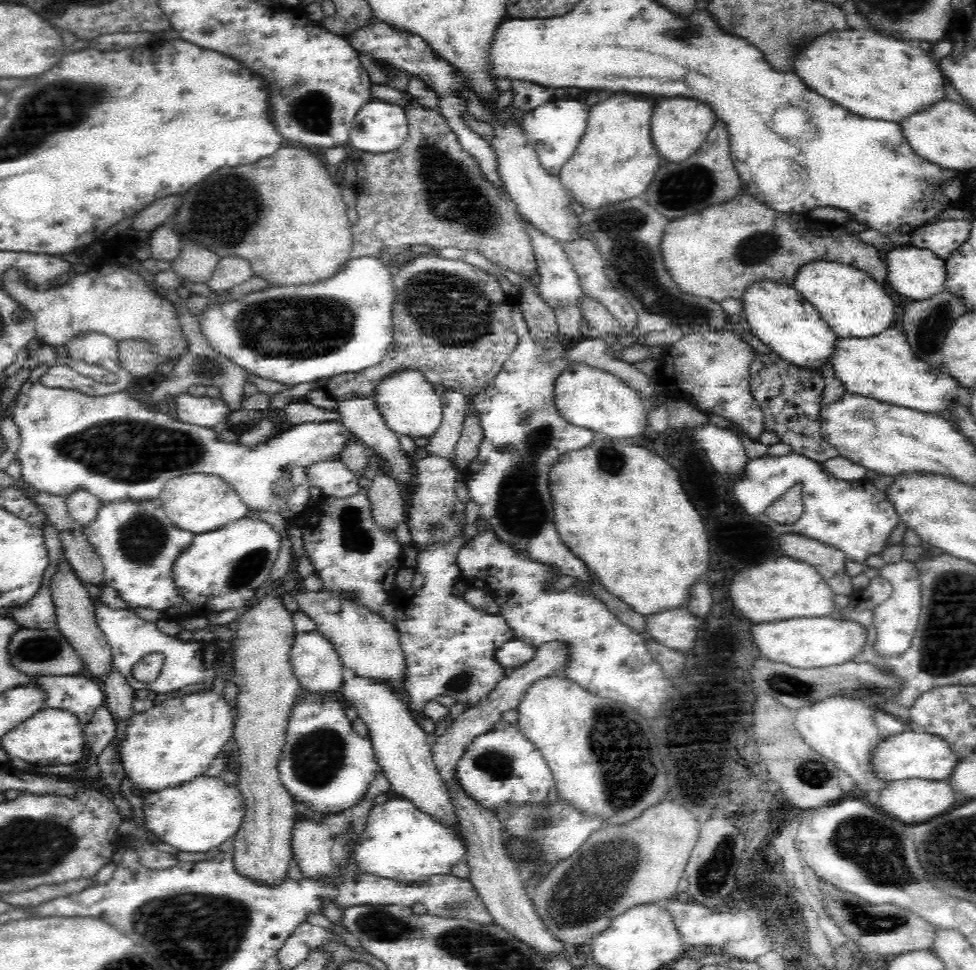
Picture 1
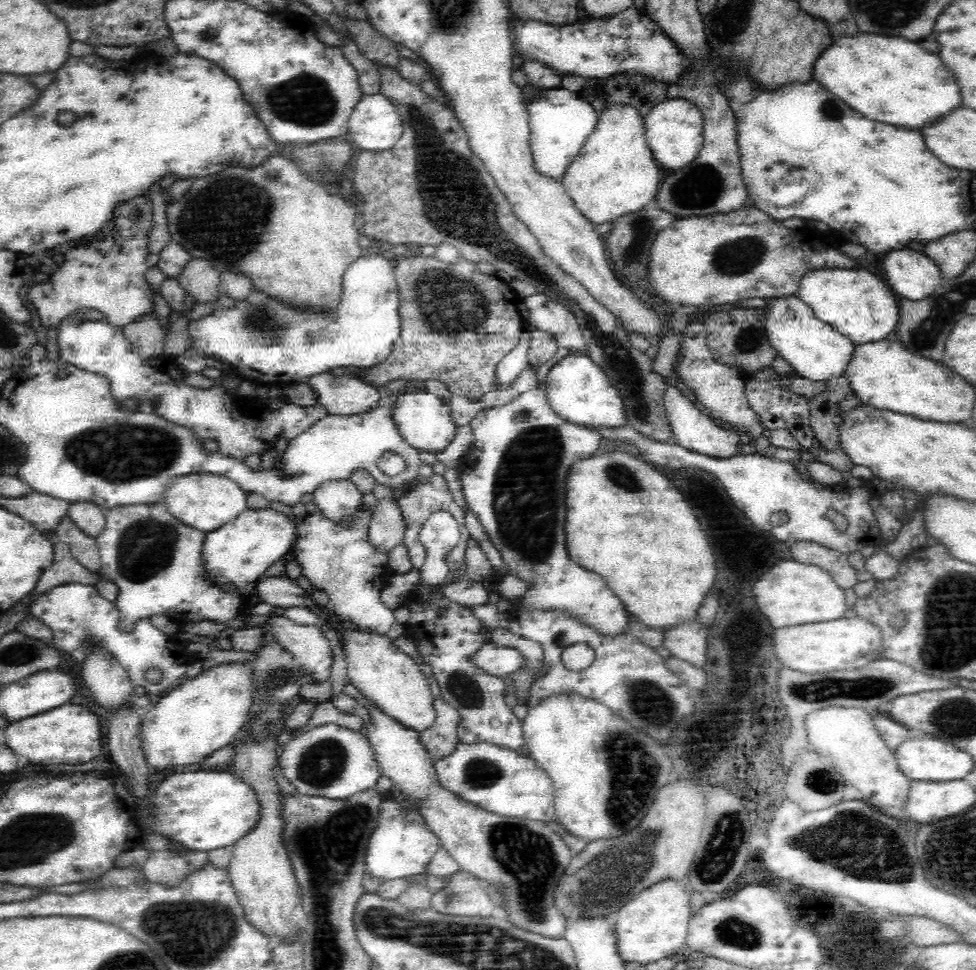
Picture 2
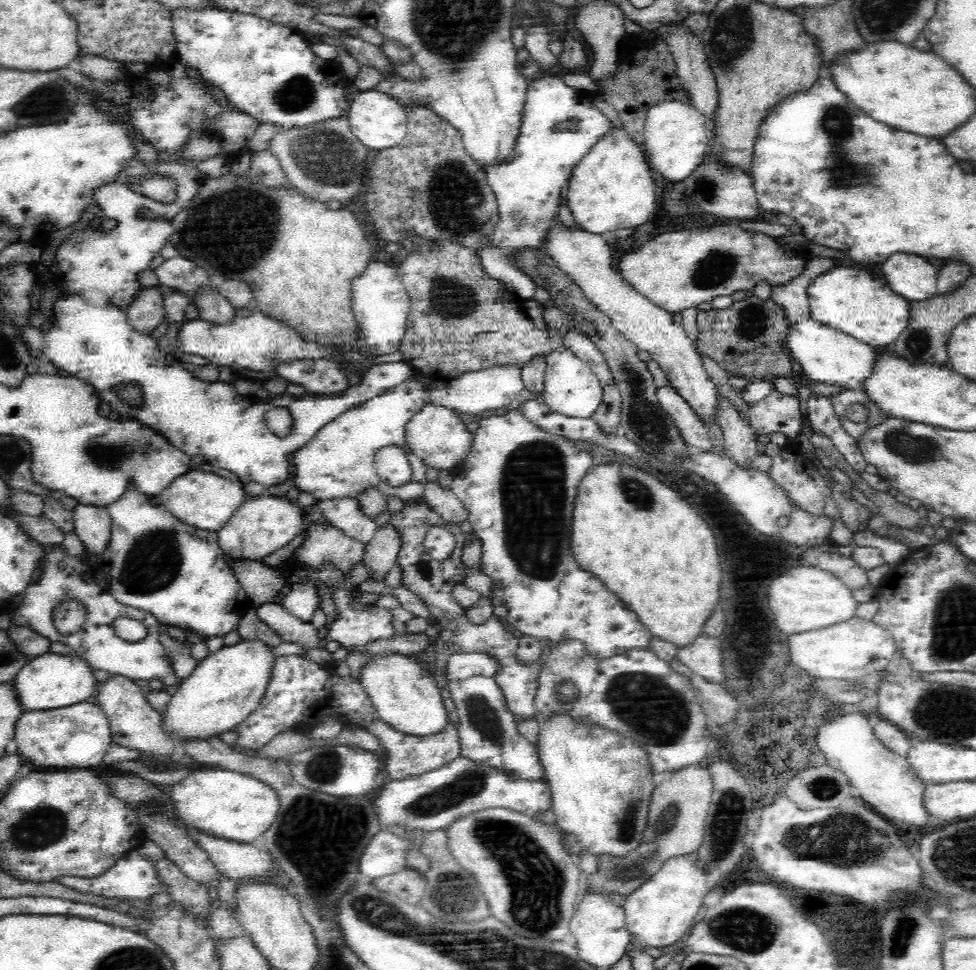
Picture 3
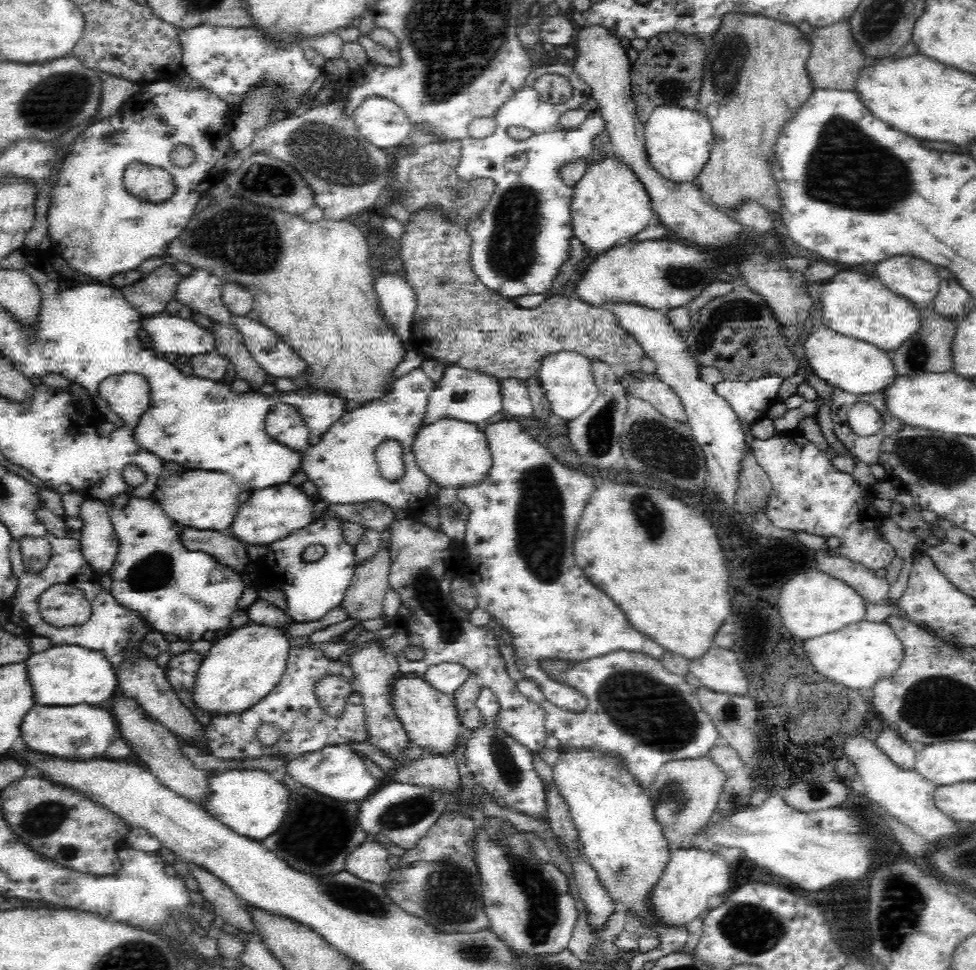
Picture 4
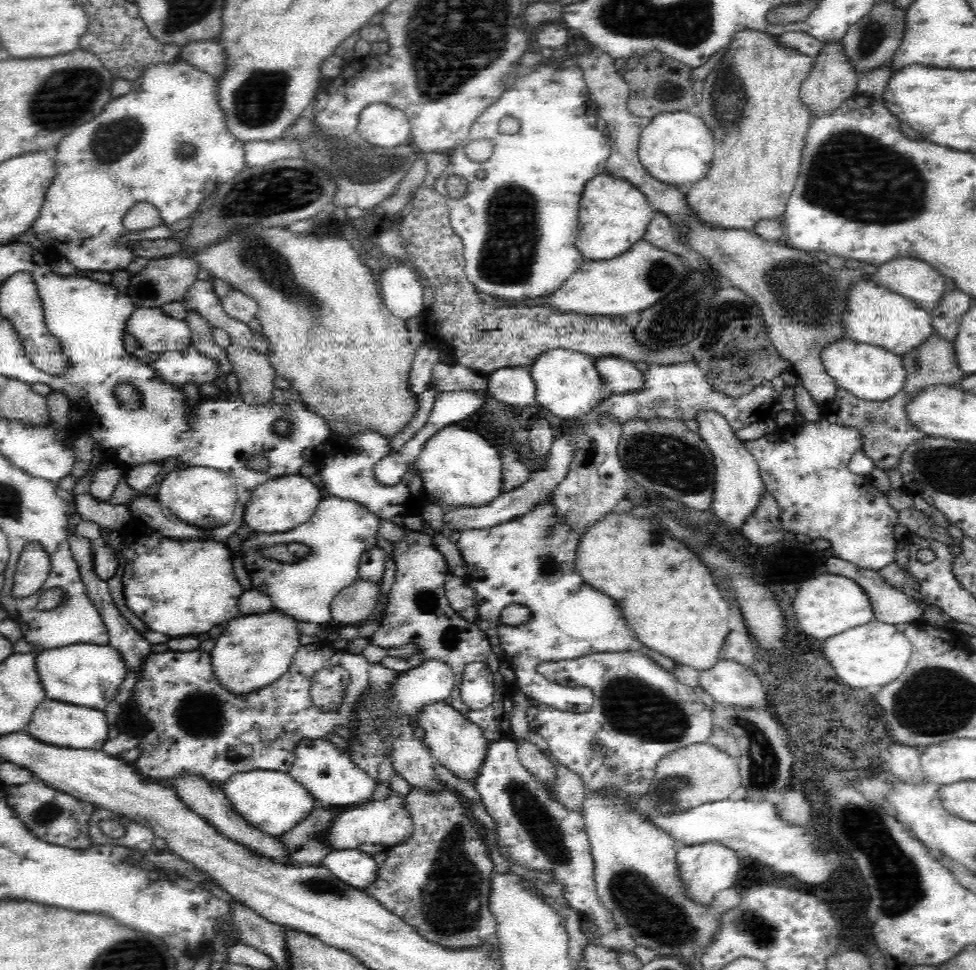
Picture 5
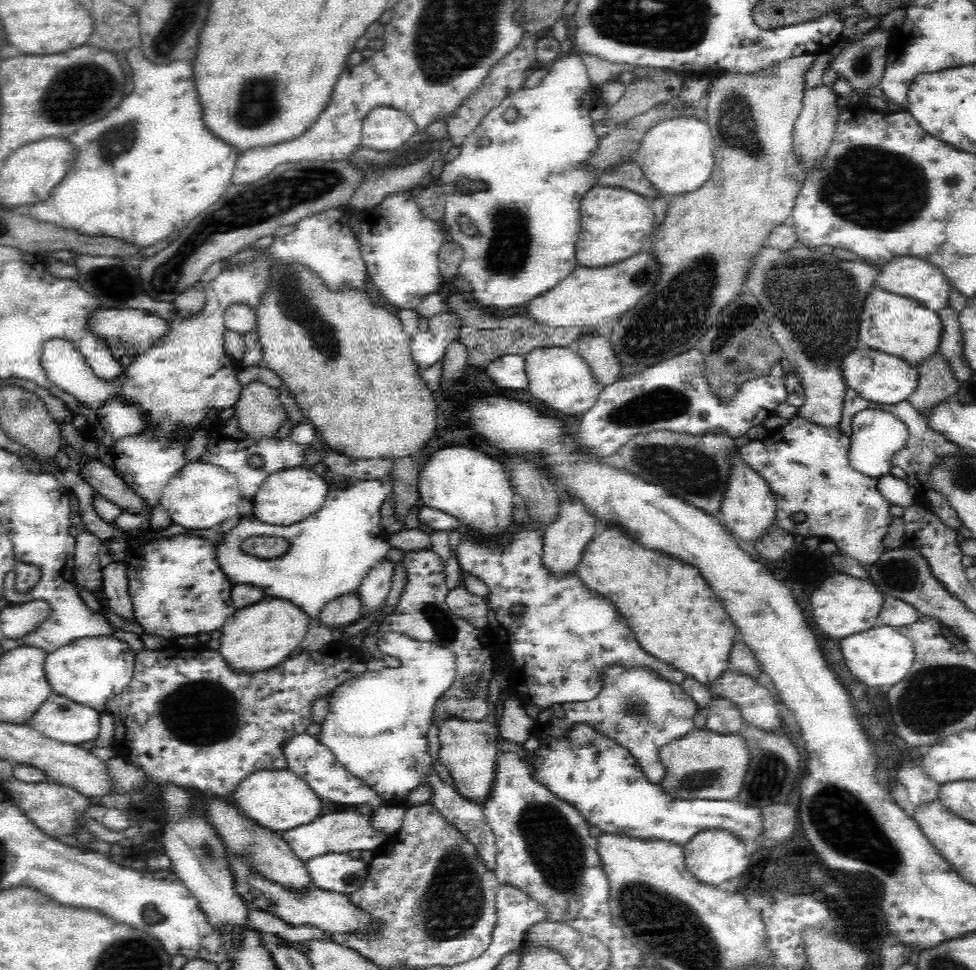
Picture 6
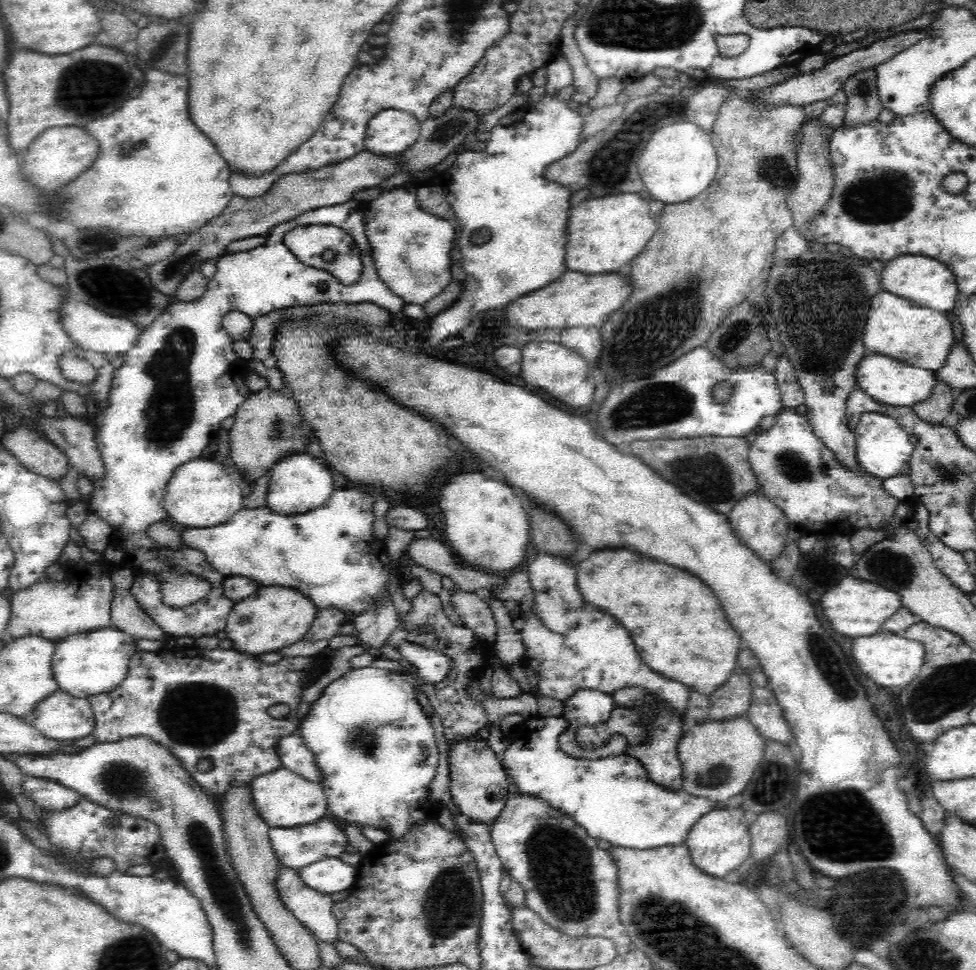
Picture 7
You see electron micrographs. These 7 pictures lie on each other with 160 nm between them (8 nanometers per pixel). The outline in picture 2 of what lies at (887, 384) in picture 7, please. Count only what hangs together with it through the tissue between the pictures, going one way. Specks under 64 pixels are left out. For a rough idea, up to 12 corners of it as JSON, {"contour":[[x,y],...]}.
{"contour":[[796,294],[767,297],[770,346],[808,380],[844,375],[855,344]]}

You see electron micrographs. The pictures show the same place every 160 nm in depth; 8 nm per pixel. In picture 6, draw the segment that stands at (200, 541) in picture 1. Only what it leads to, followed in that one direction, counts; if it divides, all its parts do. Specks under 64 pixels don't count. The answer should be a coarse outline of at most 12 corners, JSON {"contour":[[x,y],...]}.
{"contour":[[310,464],[274,472],[251,516],[292,526],[320,510],[328,484]]}

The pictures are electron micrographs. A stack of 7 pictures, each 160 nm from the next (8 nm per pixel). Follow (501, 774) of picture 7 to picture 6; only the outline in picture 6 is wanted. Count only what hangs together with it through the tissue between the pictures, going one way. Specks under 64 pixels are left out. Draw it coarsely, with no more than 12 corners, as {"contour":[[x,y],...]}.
{"contour":[[497,716],[438,719],[439,757],[461,795],[482,802]]}

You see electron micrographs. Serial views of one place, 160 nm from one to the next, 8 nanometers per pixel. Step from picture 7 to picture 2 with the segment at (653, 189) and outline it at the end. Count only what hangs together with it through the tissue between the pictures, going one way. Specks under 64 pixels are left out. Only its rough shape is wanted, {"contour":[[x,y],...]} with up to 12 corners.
{"contour":[[684,98],[646,114],[646,142],[663,171],[703,148],[704,118]]}

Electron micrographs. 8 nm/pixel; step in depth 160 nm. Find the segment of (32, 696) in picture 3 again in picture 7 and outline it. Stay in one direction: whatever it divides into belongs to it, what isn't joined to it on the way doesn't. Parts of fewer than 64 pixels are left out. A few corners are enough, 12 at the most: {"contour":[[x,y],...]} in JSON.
{"contour":[[110,626],[55,643],[62,692],[88,699],[128,674],[137,641]]}

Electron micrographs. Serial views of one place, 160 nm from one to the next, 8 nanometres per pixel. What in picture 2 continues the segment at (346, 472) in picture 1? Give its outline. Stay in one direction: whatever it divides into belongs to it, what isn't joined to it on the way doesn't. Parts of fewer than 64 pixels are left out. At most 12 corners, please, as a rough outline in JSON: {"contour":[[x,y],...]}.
{"contour":[[326,479],[313,502],[334,521],[362,504],[363,492],[348,479]]}

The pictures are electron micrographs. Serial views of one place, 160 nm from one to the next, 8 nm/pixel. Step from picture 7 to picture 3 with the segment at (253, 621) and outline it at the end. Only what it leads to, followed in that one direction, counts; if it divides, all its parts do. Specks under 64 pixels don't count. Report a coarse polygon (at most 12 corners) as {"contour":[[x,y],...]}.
{"contour":[[272,651],[210,653],[159,712],[179,747],[234,731],[261,703]]}

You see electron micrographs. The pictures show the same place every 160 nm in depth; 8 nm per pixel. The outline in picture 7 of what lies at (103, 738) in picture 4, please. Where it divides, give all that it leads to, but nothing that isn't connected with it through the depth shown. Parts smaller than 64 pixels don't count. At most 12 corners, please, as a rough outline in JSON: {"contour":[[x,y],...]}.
{"contour":[[60,689],[21,718],[52,740],[95,729],[87,699]]}

